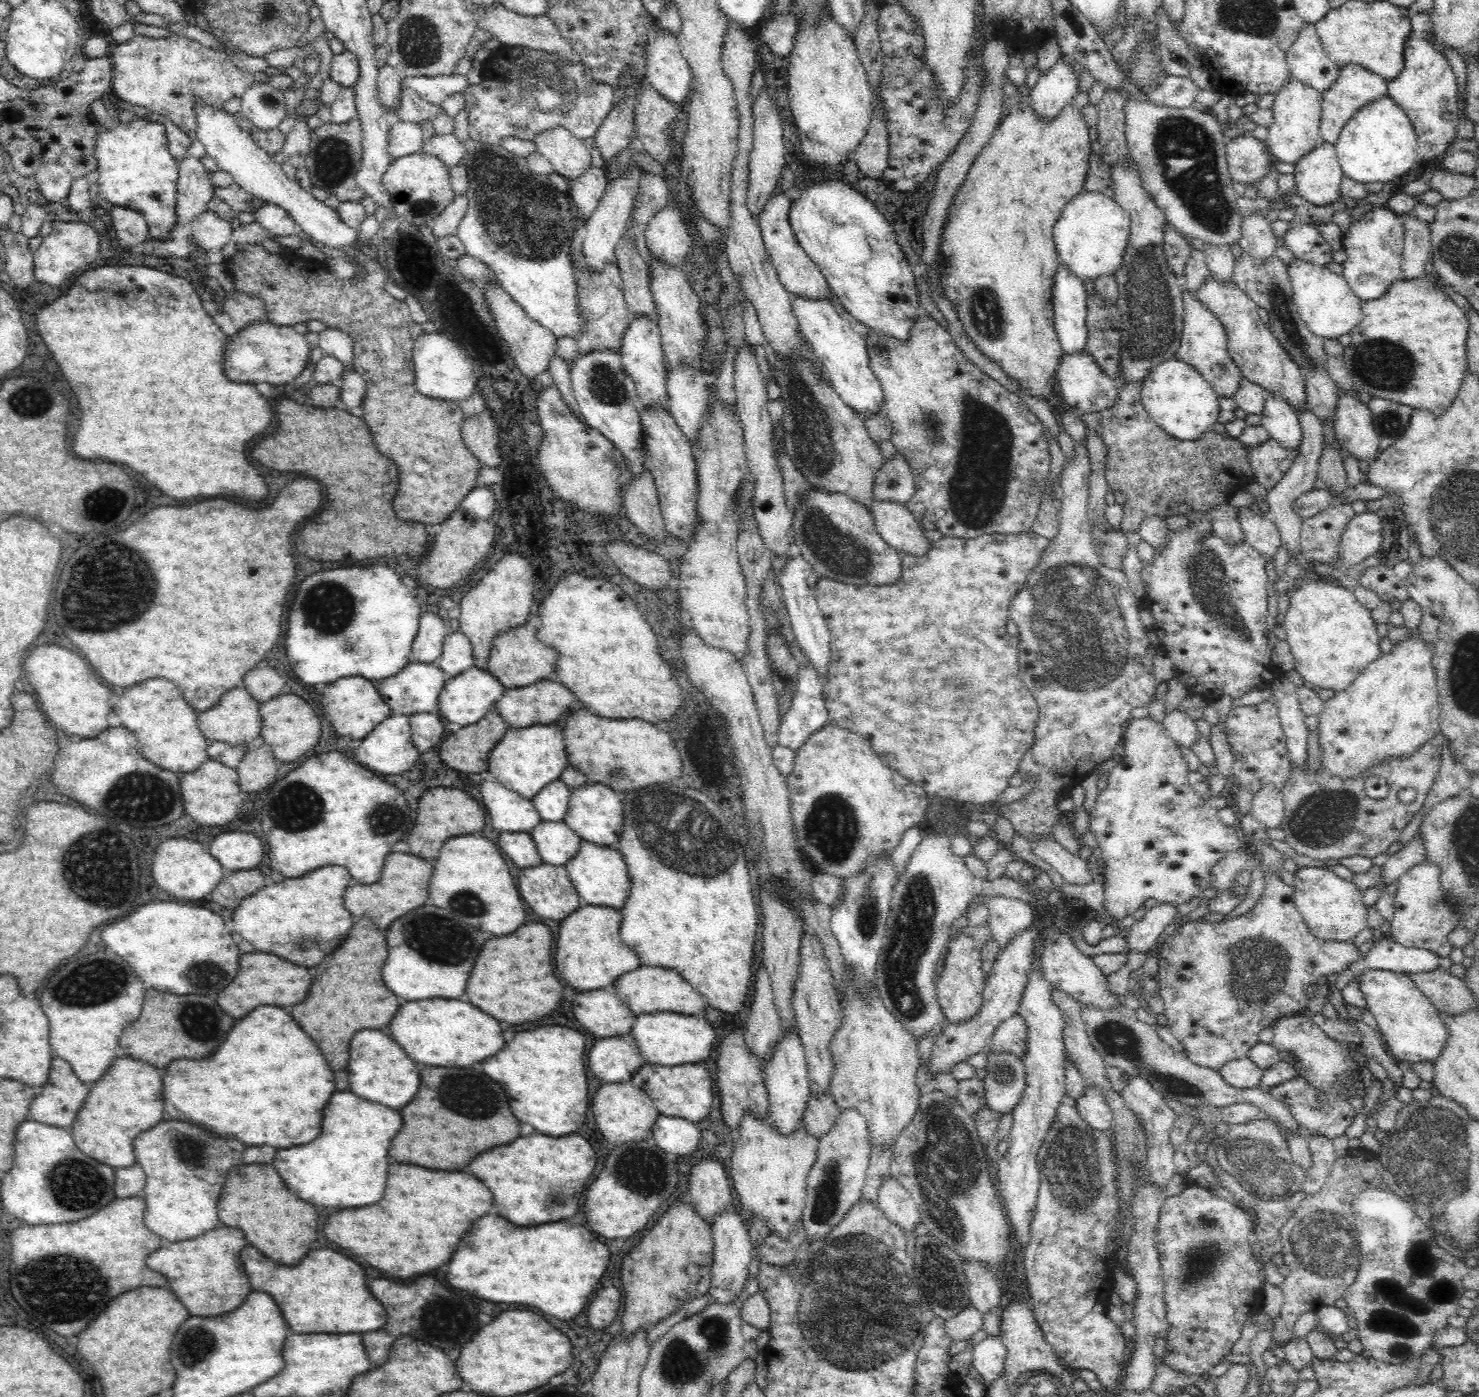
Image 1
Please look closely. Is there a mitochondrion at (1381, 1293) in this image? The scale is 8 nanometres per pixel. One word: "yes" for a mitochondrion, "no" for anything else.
yes

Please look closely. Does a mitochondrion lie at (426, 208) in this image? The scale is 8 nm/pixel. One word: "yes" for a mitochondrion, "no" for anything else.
yes

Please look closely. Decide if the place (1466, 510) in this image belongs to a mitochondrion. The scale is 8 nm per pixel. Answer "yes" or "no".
yes

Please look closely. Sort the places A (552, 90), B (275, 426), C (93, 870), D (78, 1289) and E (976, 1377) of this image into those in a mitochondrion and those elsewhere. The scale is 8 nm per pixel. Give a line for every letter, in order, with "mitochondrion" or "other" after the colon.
A: mitochondrion
B: other
C: mitochondrion
D: mitochondrion
E: other

